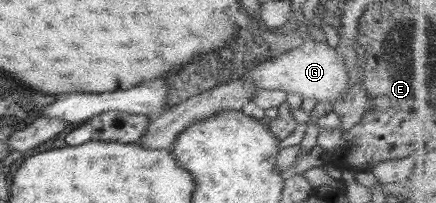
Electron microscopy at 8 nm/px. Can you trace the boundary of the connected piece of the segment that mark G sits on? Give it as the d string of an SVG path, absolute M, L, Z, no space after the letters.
M302 33L303 43L281 55L272 56L268 61L259 61L243 76L245 82L249 82L254 89L280 90L285 94L294 92L300 98L312 99L316 102L340 101L347 89L347 72L344 68L341 56L334 47L326 43L316 42Z

